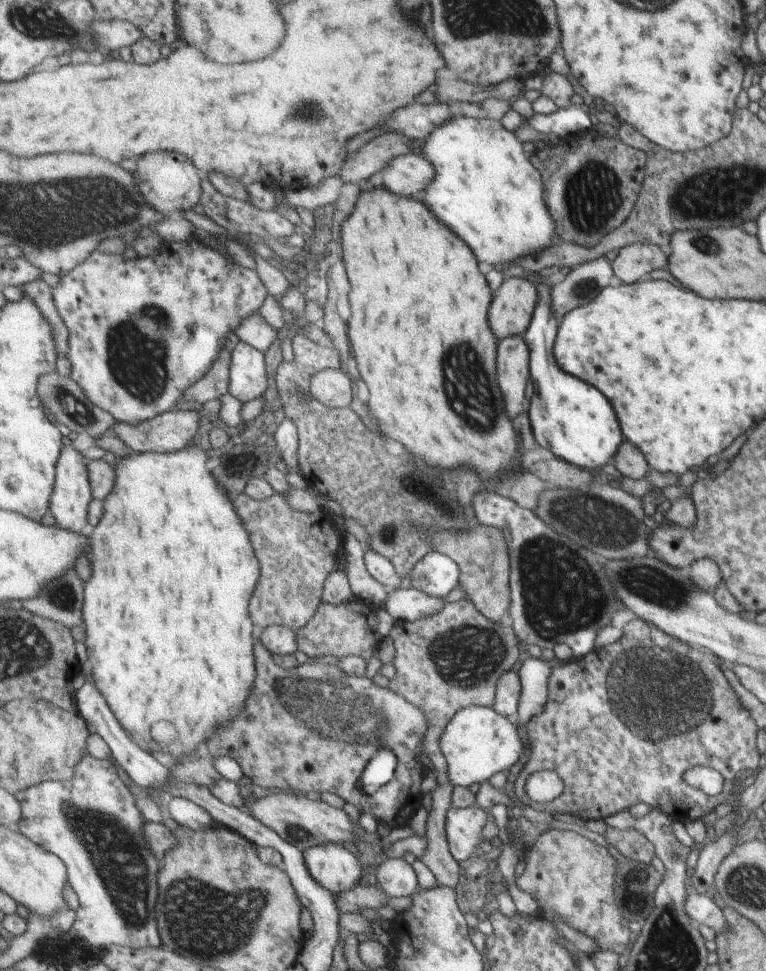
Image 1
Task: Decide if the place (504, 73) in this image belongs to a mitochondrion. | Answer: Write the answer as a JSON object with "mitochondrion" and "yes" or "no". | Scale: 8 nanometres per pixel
{"mitochondrion":"no"}

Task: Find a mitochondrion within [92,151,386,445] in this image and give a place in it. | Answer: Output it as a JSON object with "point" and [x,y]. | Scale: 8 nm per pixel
{"point":[137,361]}

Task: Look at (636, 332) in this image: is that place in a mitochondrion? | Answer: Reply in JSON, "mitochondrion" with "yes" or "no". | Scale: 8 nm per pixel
{"mitochondrion":"no"}

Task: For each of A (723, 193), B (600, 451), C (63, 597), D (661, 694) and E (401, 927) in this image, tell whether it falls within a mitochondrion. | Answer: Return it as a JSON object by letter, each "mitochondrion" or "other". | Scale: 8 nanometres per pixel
{"A":"mitochondrion","B":"other","C":"mitochondrion","D":"mitochondrion","E":"other"}

